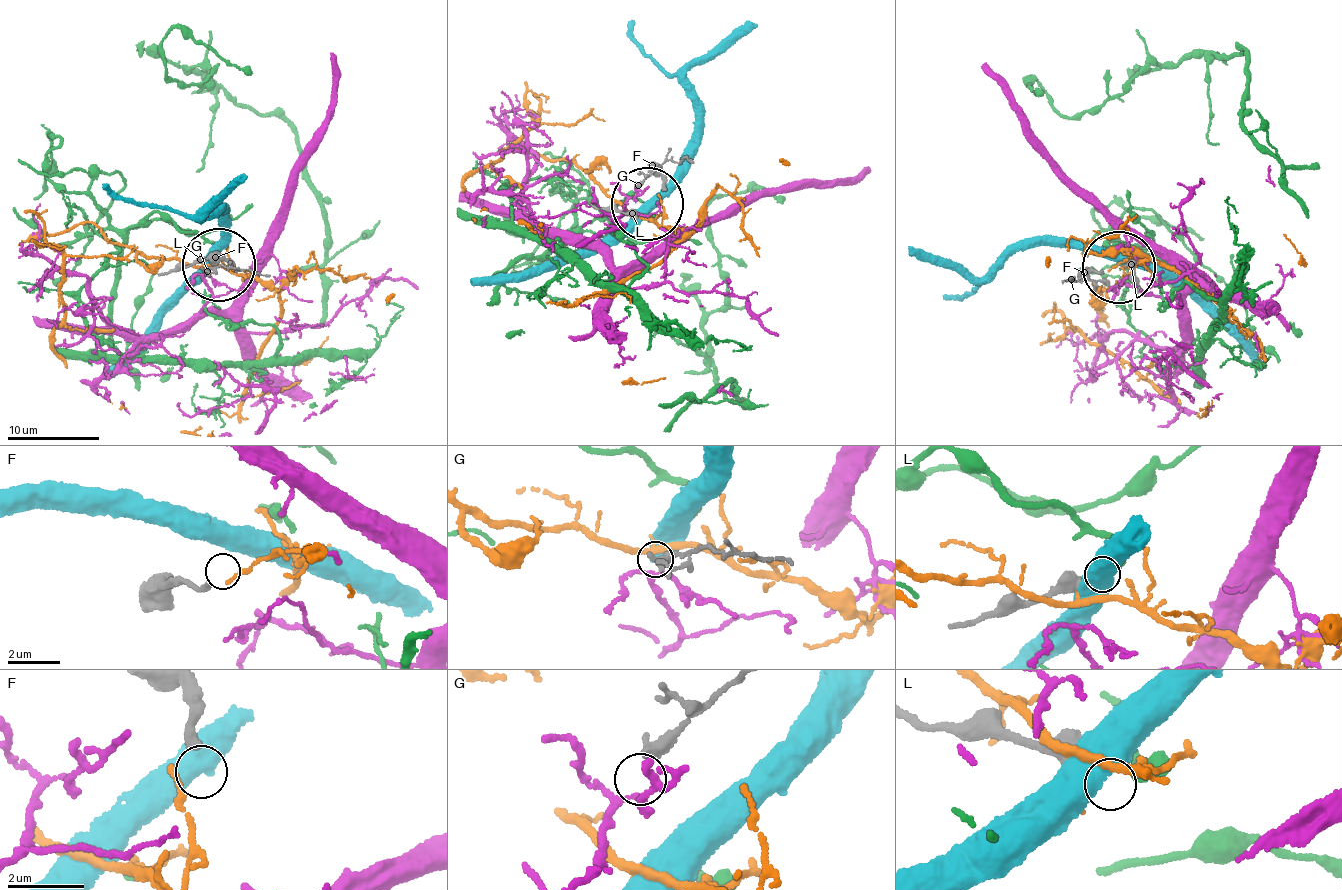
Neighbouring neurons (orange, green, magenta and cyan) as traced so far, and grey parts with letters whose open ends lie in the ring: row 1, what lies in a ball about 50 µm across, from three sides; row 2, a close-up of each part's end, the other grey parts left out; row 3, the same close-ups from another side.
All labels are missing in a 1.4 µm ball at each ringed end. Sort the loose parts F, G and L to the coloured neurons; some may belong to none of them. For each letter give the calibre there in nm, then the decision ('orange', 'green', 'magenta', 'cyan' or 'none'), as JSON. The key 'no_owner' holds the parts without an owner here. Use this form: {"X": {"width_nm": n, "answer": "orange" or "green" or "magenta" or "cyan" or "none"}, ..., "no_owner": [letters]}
{"F": {"width_nm": 220, "answer": "none"}, "G": {"width_nm": 360, "answer": "magenta"}, "L": {"width_nm": 480, "answer": "green"}, "no_owner": ["F"]}

